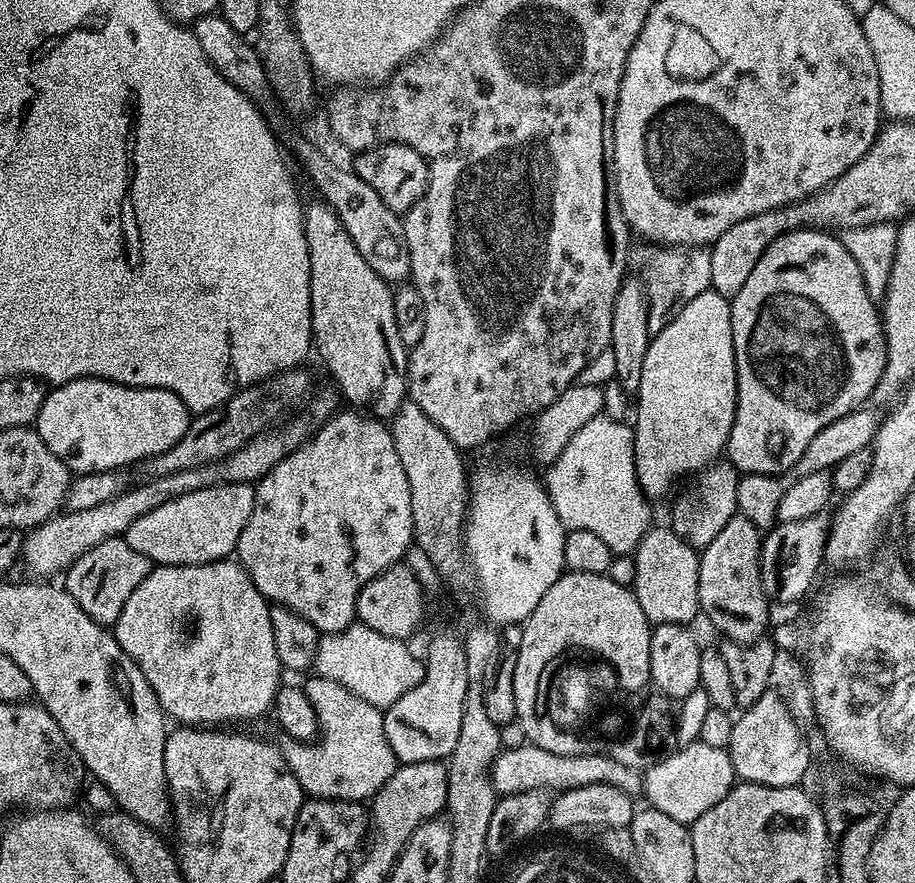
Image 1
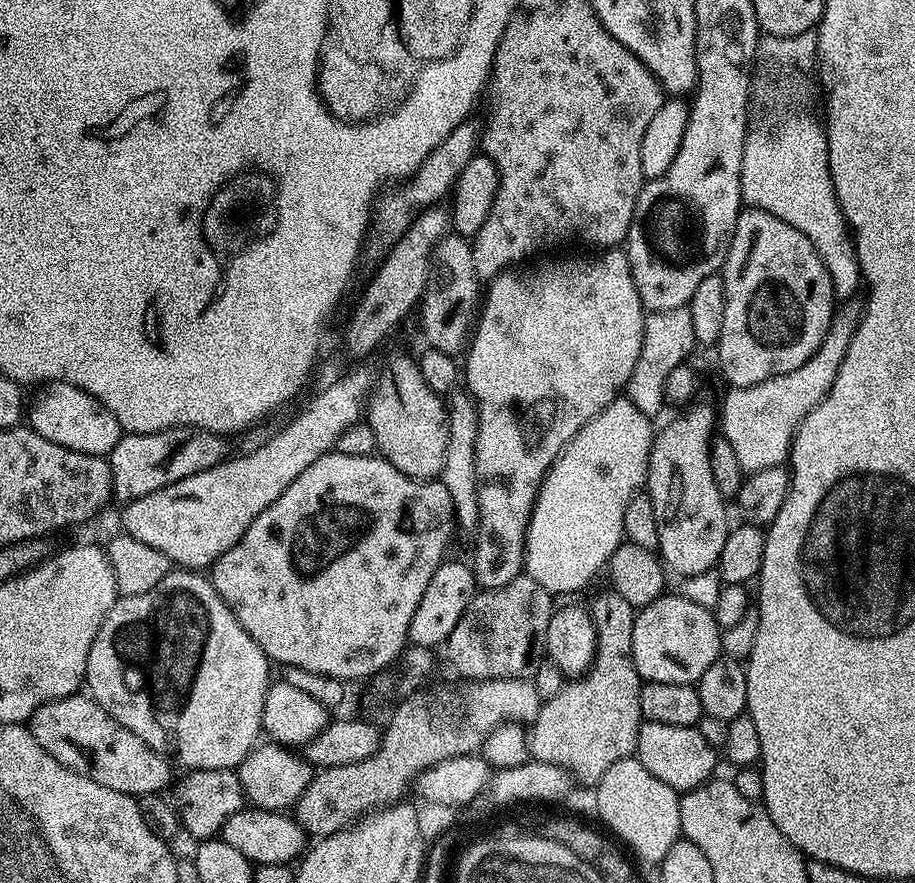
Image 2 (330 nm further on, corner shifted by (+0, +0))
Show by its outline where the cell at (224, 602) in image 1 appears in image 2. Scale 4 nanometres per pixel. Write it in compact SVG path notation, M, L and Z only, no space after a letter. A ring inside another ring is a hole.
M173 570L166 578L162 578L162 582L158 582L158 586L154 586L154 590L146 590L146 594L134 594L117 599L98 630L98 638L94 638L94 646L90 646L86 688L96 704L105 708L118 724L138 734L138 738L142 738L146 746L150 746L173 765L181 764L184 770L198 768L236 770L253 748L257 747L262 736L262 705L266 703L266 690L270 683L268 668L270 669L270 661L267 654L260 649L258 642L254 642L254 638L250 638L250 634L246 634L246 630L242 630L238 618L234 618L230 606L226 606L226 602L212 585L211 579L196 570Z

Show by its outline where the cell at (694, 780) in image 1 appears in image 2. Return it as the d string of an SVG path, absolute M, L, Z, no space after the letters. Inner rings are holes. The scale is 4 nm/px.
M644 722L640 725L634 756L642 762L642 766L646 766L646 770L650 770L650 774L654 774L654 778L658 778L658 782L666 782L666 786L683 794L713 779L718 752L710 746L710 742L706 742L706 738L702 738L699 727Z

